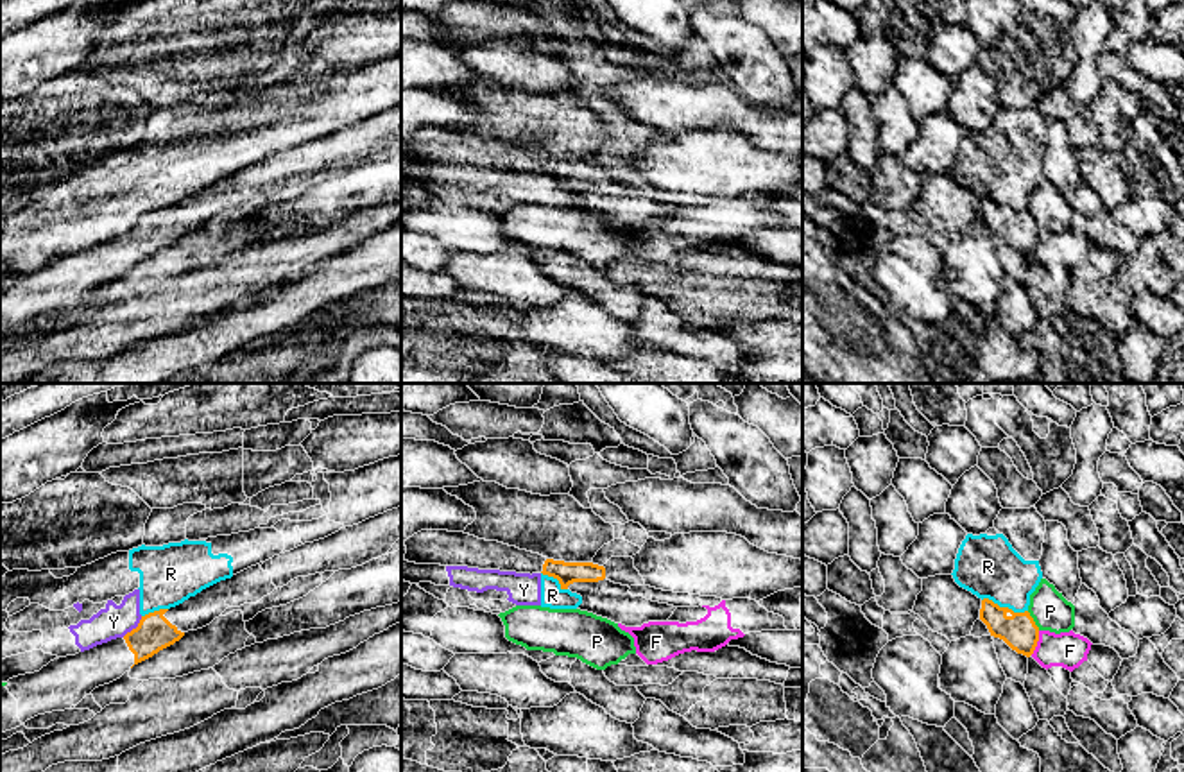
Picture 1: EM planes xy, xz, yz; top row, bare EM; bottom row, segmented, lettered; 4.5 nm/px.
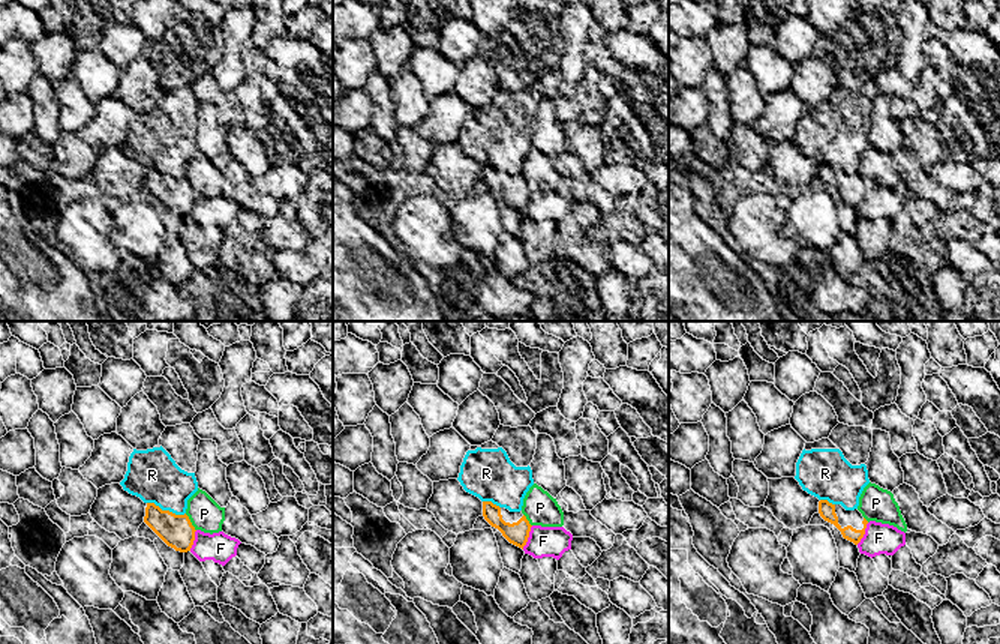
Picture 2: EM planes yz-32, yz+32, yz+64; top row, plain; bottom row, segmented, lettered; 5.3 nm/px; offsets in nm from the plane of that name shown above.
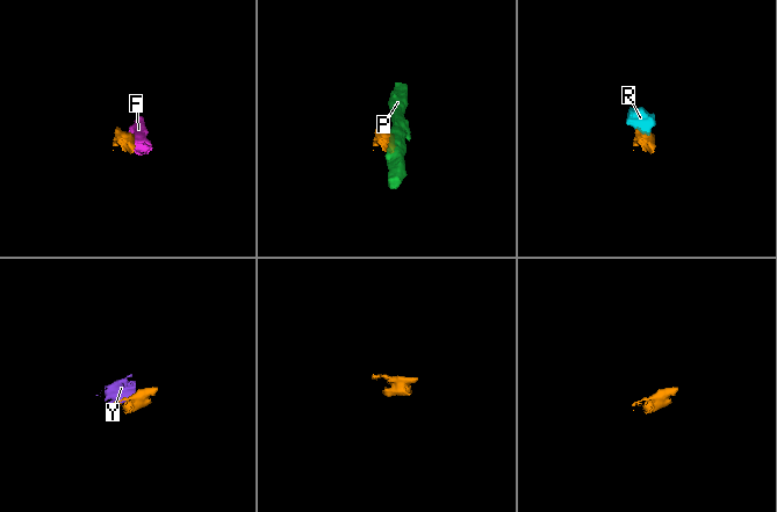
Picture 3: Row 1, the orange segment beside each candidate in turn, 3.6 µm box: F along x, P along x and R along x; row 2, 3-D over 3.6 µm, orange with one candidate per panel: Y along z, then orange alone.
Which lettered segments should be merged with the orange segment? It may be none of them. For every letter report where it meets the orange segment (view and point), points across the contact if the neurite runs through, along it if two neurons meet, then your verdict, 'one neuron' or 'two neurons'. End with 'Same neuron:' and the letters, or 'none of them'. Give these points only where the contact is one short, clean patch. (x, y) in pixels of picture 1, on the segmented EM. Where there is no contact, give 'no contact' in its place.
F: yz (1036, 643) | along yz (1039, 631), (1039, 640), (1030, 654) | two neurons
P: yz (1032, 620) | along yz (1027, 611), (1039, 629) | two neurons
R: yz (1005, 608) | along yz (982, 599), (991, 599), (1014, 611), (1027, 611) | two neurons
Y: xy (133, 629) | along xy (142, 617), (122, 636) | two neurons
Same neuron: none of them

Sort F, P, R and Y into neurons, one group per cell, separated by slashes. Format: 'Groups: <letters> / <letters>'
Groups: F / P / R Y

